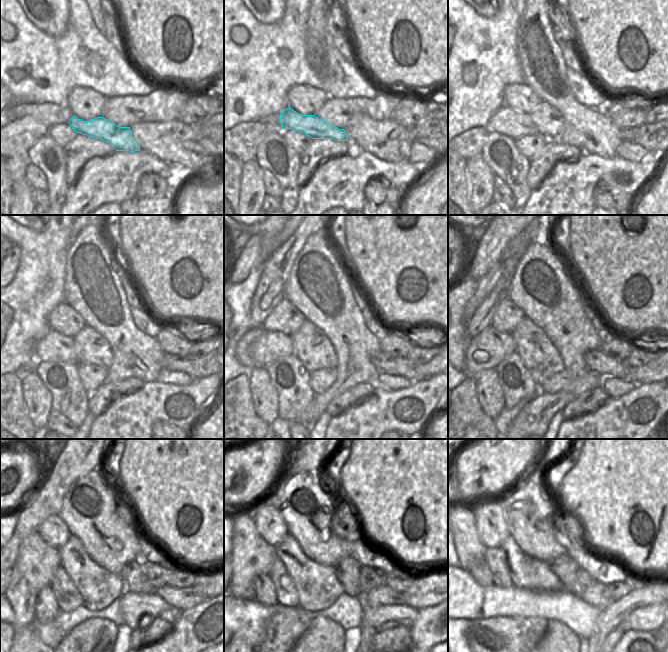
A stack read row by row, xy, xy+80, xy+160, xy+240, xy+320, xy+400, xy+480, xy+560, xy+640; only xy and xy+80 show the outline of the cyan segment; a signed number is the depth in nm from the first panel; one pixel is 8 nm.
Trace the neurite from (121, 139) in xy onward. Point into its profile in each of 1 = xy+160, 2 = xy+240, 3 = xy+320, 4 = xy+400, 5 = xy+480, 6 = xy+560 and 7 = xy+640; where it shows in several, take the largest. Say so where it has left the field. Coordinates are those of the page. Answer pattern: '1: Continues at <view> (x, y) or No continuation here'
1: Continues at xy+160 (507, 121)
2: Continues at xy+240 (57, 347)
3: Continues at xy+320 (274, 349)
4: Continues at xy+400 (499, 350)
5: Continues at xy+480 (25, 566)
6: Continues at xy+560 (249, 566)
7: Continues at xy+640 (468, 550).

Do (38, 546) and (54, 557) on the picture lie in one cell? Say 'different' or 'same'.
same

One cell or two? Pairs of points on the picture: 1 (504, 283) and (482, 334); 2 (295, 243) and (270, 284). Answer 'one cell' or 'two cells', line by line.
1: one cell
2: one cell

